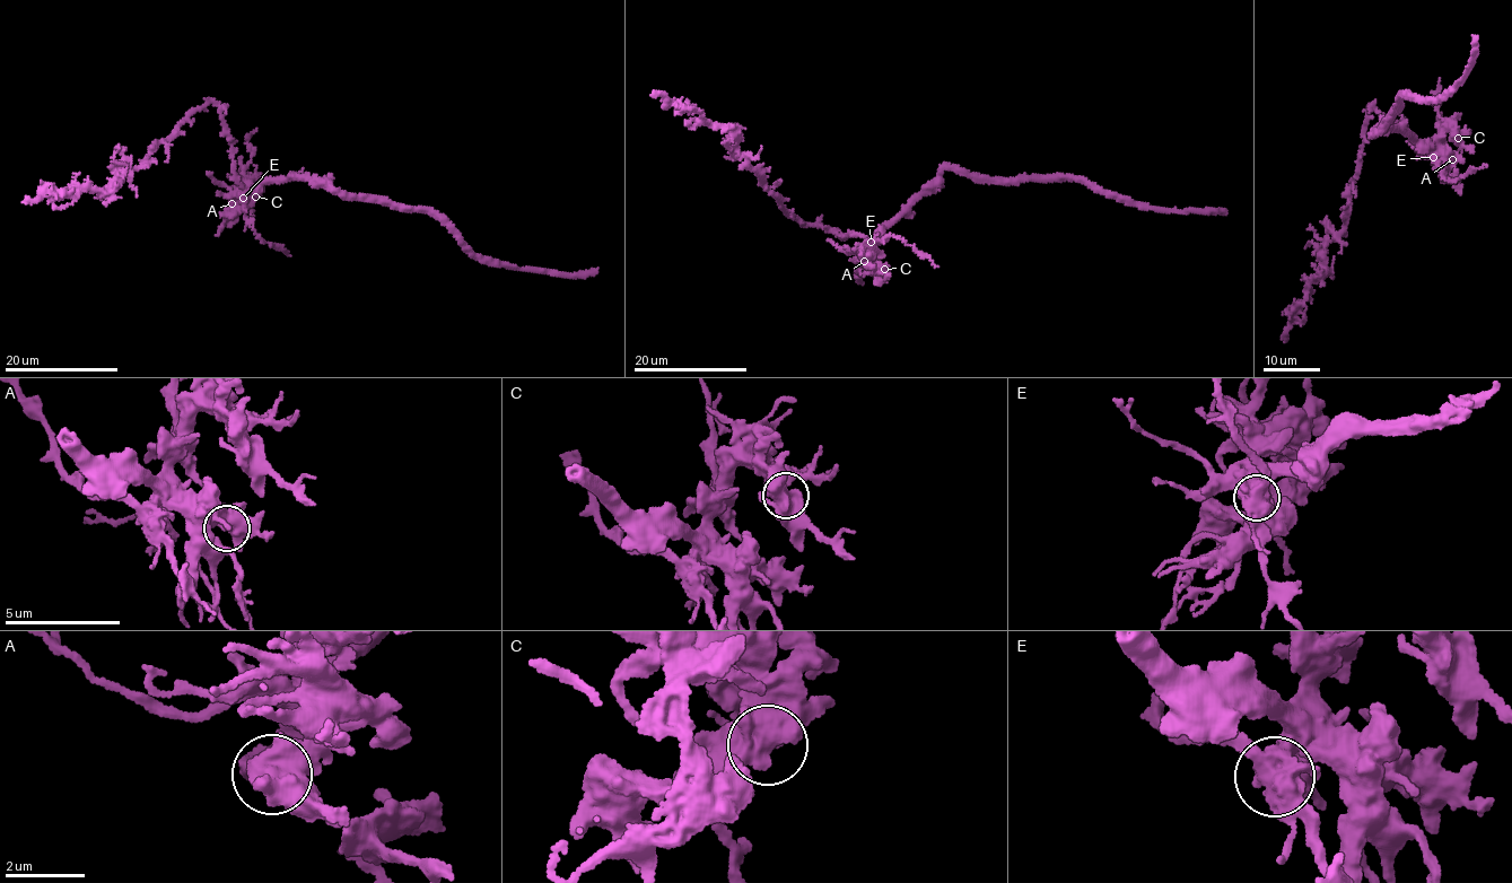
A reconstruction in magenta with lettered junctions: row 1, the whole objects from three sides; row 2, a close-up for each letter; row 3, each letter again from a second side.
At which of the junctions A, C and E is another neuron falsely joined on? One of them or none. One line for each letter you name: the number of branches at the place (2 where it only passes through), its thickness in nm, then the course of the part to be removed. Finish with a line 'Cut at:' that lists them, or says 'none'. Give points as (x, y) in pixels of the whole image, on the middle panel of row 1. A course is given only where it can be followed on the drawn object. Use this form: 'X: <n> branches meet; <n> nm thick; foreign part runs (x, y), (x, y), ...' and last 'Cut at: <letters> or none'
E: 3 branches meet; 550 nm thick; foreign part runs (871, 242), (802, 224), (735, 151), (737, 141), (730, 129), (652, 94)
Cut at: E

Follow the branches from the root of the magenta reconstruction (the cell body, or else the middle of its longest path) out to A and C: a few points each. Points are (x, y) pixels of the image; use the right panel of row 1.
A: (1431, 146), (1452, 159)
C: (1431, 146), (1436, 145), (1444, 131), (1458, 138)

